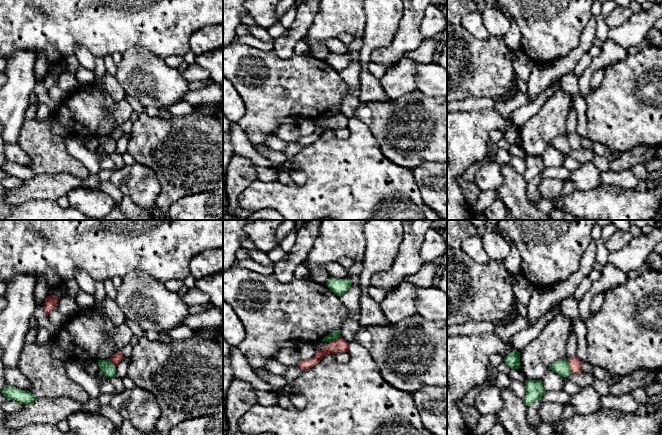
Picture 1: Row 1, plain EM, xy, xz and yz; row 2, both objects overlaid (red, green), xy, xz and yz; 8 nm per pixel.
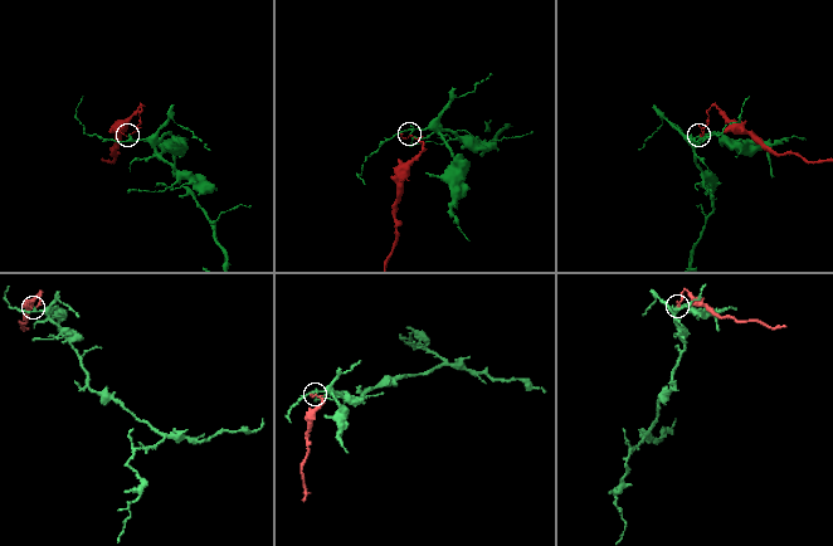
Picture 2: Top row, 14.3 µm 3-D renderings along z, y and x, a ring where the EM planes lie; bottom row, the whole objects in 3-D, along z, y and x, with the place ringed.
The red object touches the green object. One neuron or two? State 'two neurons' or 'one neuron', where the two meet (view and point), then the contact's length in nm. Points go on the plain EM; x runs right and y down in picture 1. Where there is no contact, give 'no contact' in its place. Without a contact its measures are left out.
two neurons; contact yz (569, 141); length 130 nm

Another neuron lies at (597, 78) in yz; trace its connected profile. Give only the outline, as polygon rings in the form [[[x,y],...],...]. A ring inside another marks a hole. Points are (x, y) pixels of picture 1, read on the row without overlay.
[[[600,68],[596,70],[593,73],[593,76],[589,82],[590,87],[593,89],[598,88],[603,81],[604,74],[605,74],[605,68]]]

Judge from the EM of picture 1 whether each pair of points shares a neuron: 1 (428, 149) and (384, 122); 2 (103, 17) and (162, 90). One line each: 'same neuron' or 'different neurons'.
1: same neuron
2: different neurons

